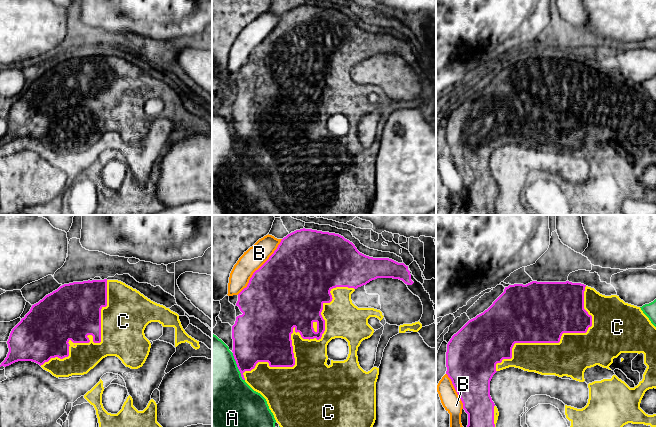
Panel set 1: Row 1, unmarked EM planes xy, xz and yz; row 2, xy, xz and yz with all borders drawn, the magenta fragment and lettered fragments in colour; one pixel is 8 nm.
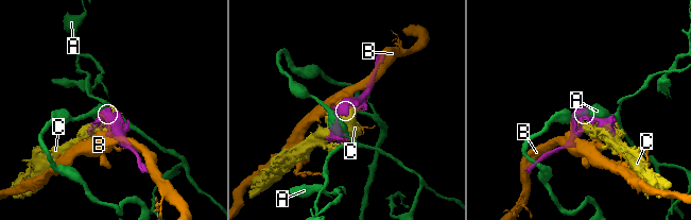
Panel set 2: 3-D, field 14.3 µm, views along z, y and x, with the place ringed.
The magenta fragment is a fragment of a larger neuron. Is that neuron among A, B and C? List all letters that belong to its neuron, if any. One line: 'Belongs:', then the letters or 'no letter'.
Belongs: C

